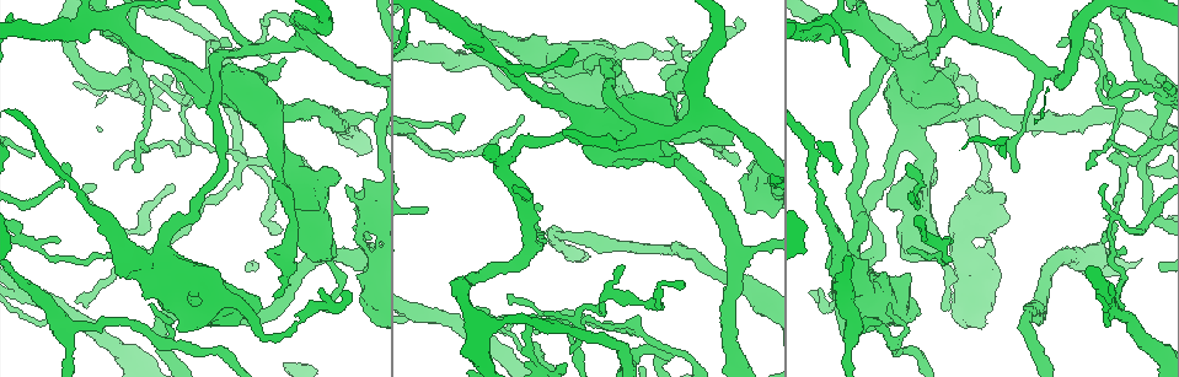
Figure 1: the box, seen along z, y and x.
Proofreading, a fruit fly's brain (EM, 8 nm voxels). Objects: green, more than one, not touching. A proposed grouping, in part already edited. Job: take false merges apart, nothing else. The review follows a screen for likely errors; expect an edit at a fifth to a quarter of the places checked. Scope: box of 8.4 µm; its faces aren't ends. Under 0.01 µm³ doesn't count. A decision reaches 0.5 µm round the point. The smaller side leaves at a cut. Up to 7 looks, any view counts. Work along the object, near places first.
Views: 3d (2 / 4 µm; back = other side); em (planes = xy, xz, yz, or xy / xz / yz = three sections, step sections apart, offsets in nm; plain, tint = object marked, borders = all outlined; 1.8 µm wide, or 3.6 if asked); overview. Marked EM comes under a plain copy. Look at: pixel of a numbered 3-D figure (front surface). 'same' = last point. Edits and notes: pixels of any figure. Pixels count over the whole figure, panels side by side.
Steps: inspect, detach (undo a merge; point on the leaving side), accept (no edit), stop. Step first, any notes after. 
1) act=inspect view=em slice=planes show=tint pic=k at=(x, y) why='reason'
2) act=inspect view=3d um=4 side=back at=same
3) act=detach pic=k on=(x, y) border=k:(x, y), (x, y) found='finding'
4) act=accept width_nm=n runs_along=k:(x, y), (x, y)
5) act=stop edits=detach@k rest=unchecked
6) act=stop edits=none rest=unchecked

act=inspect view=em slice=planes show=tint pic=1 at=(360, 197)

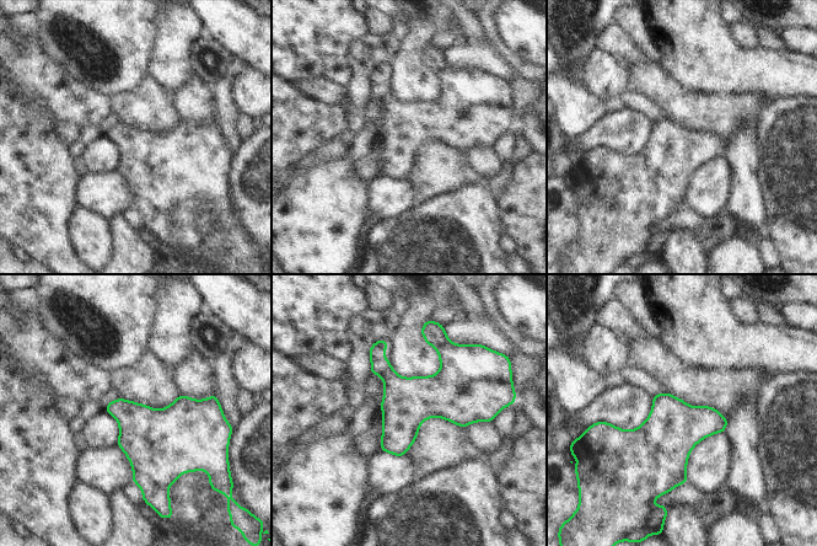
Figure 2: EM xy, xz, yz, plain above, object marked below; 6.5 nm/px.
act=accept found='continuous, no second neuron'

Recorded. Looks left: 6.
act=inspect view=em slice=xz step=4 show=tint pic=1 at=(1123, 161) why='abrupt turn'

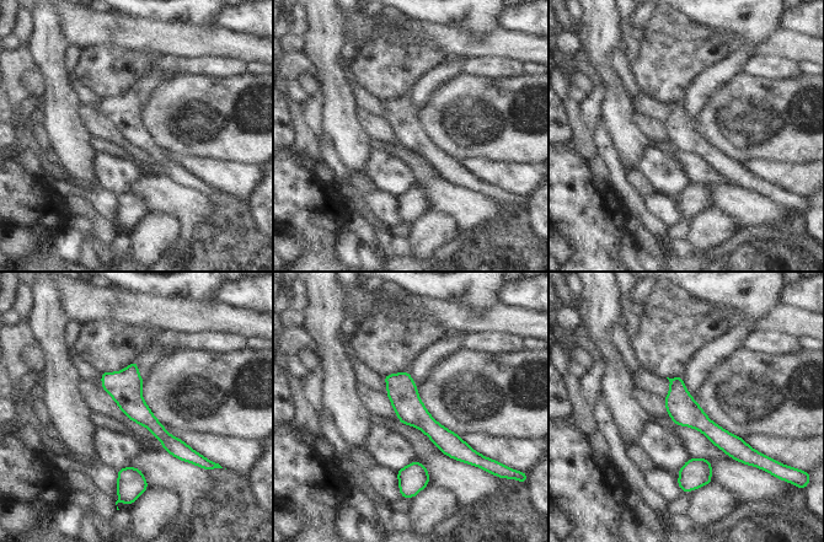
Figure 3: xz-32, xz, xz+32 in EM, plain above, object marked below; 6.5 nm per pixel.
act=accept runs_along=3:(103, 375), (172, 445), (190, 459) found='continuous, no second neuron'

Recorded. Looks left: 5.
act=inspect view=3d um=2 side=back pic=1 at=(1105, 293)

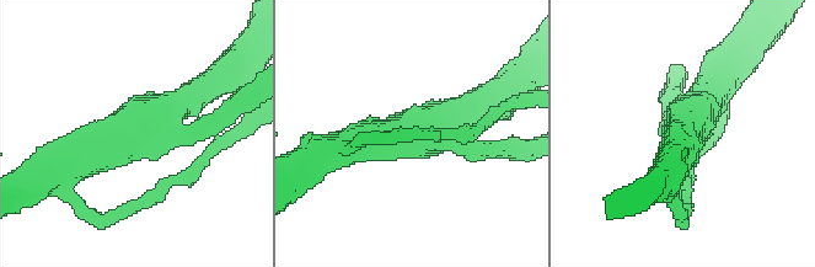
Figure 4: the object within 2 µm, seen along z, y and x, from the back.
act=inspect view=em slice=xz step=8 show=tint pic=4 at=(154, 124) why='need the tissue'

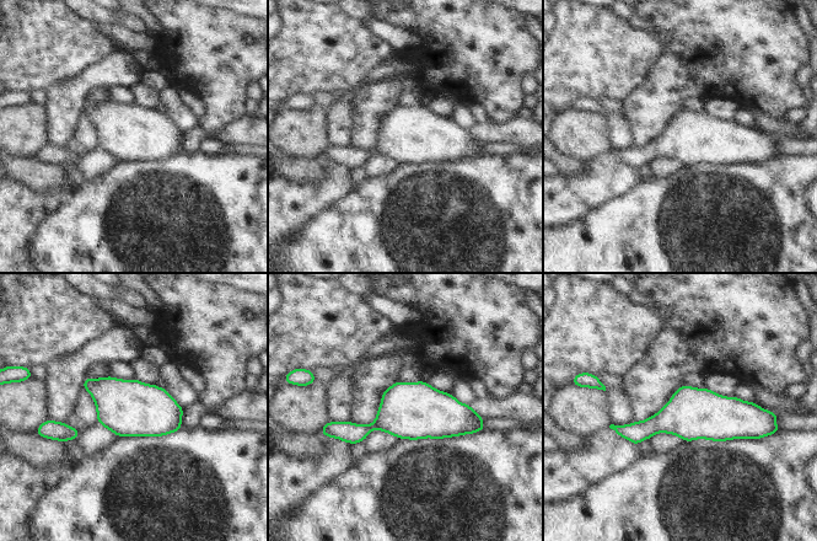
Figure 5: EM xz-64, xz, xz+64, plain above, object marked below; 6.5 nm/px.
act=accept width_nm=340 found='all the same neuron'

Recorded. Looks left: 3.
act=stop edits=none rest=unchecked

